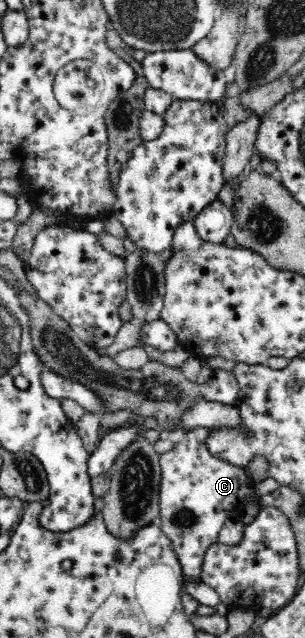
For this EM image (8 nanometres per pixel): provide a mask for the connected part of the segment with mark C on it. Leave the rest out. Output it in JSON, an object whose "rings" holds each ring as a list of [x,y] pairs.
{"rings":[[[197,427],[176,438],[173,449],[160,455],[162,479],[158,524],[172,541],[174,552],[182,565],[184,582],[202,580],[201,565],[205,551],[209,545],[217,543],[223,523],[229,517],[236,516],[244,504],[260,504],[260,499],[255,498],[255,483],[246,471],[207,450],[210,437],[220,429]]]}

